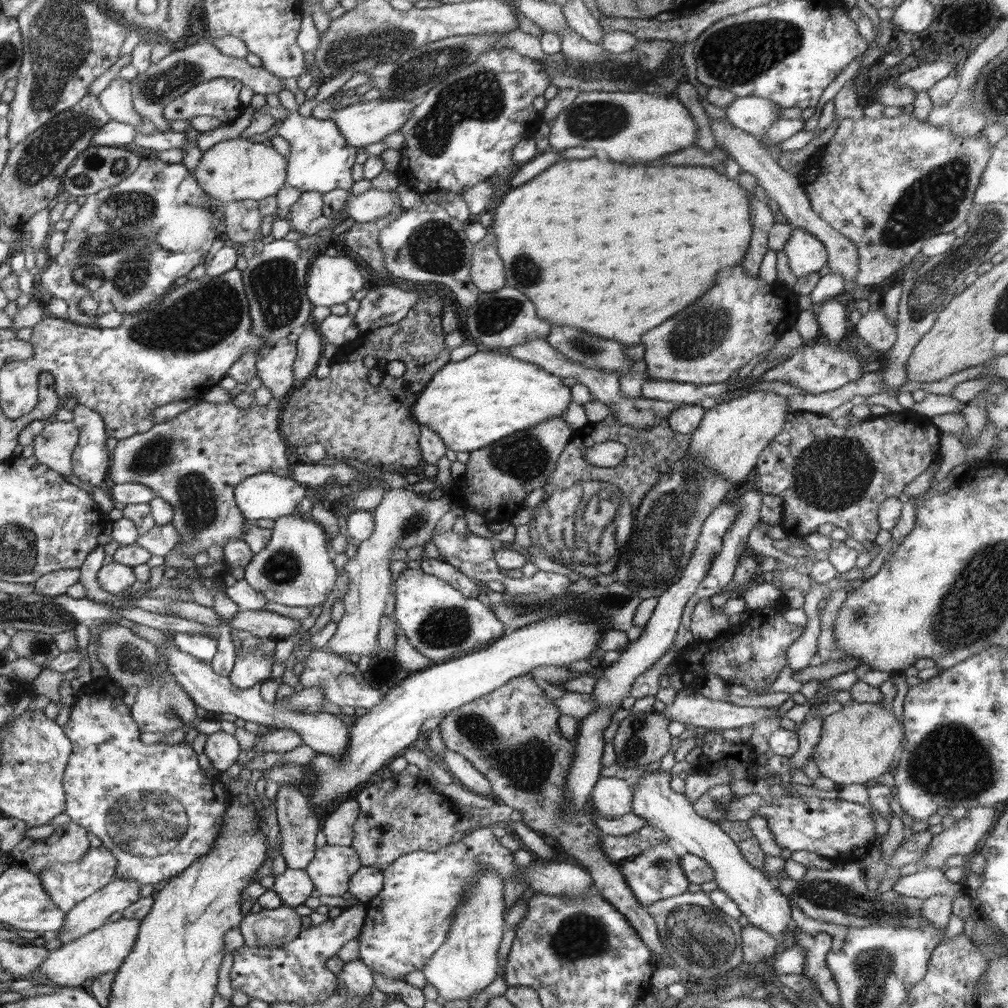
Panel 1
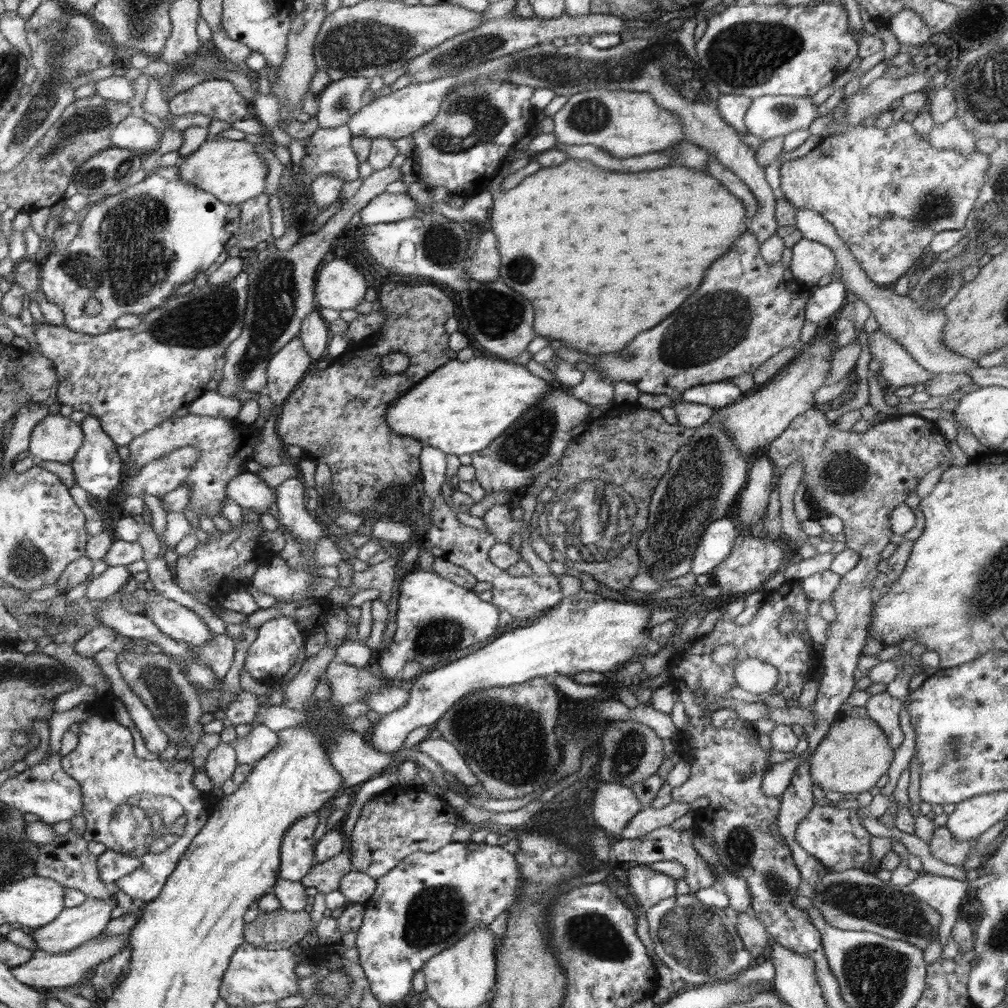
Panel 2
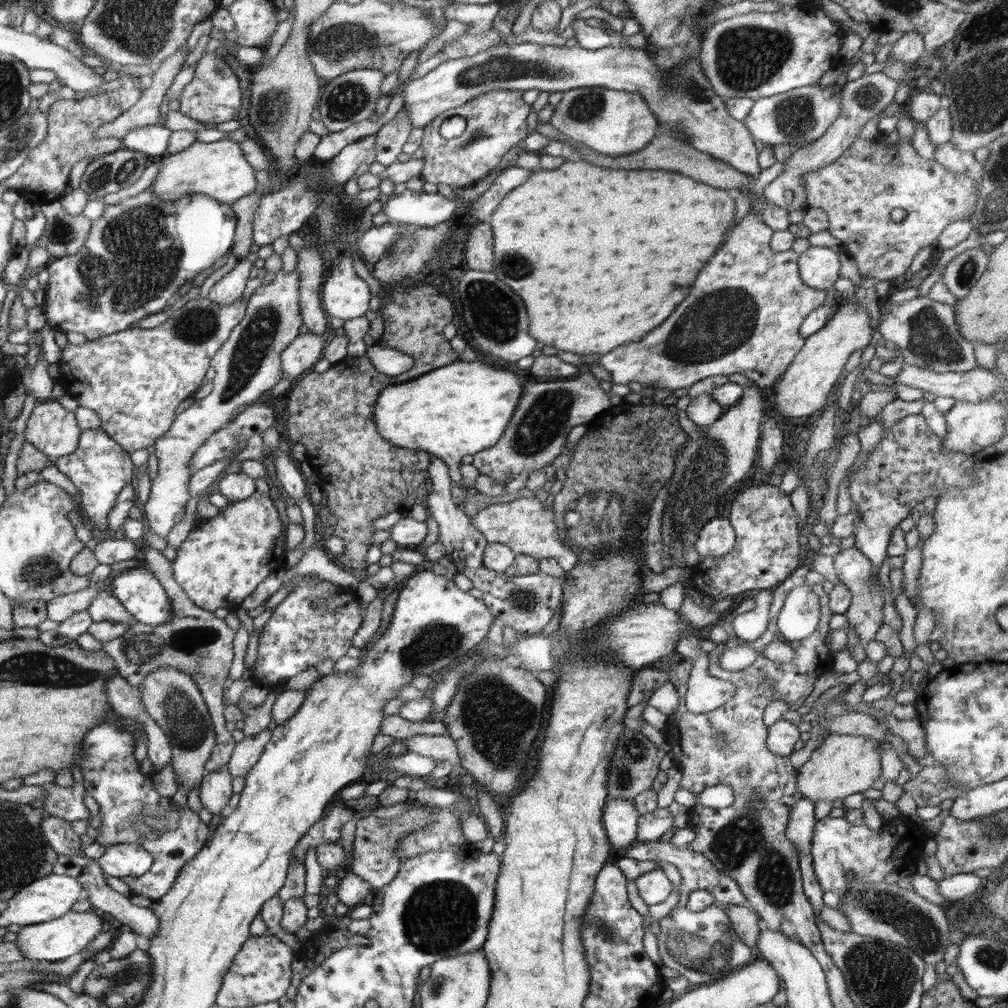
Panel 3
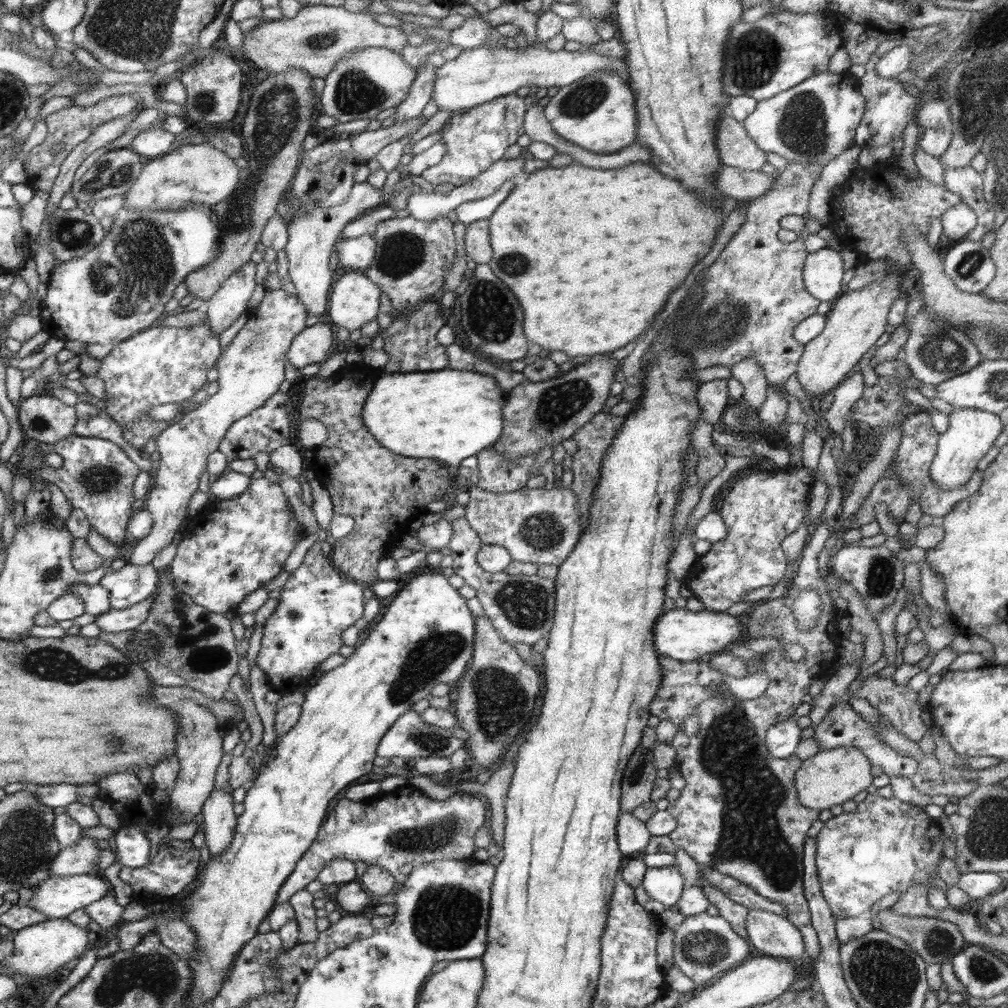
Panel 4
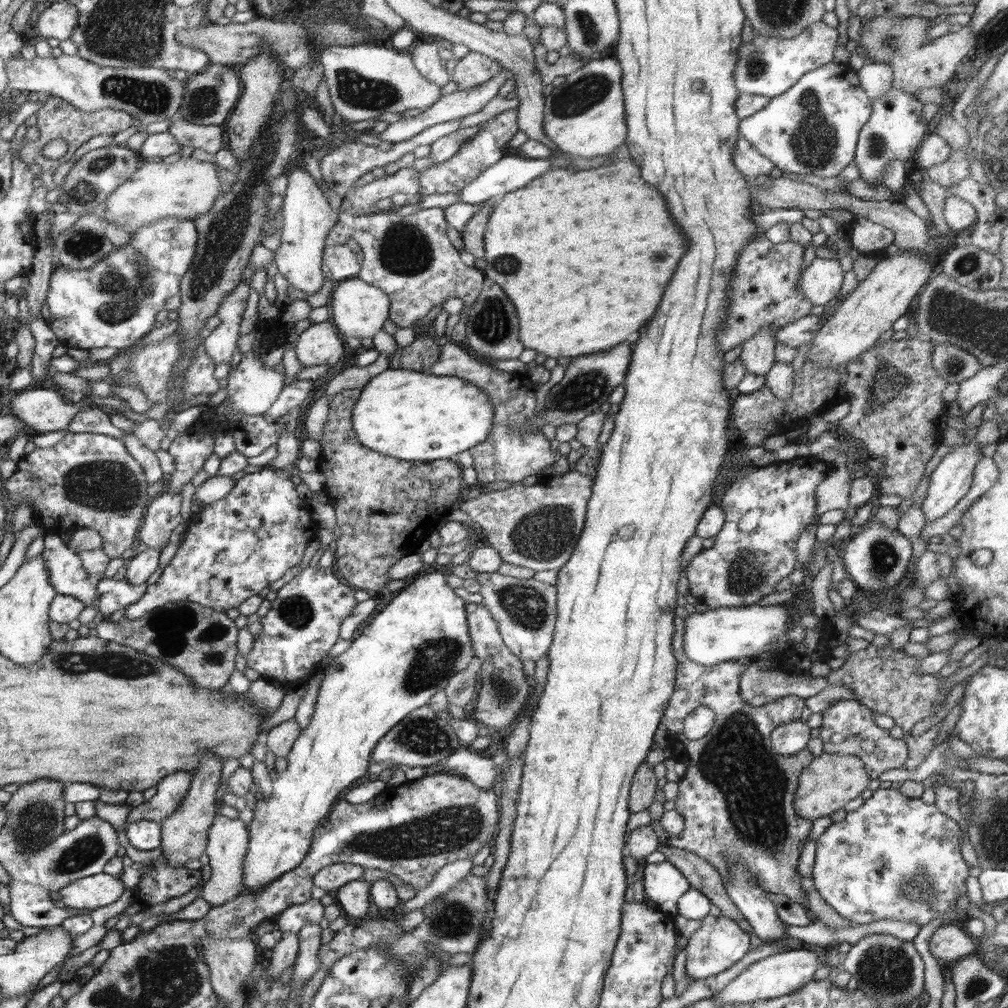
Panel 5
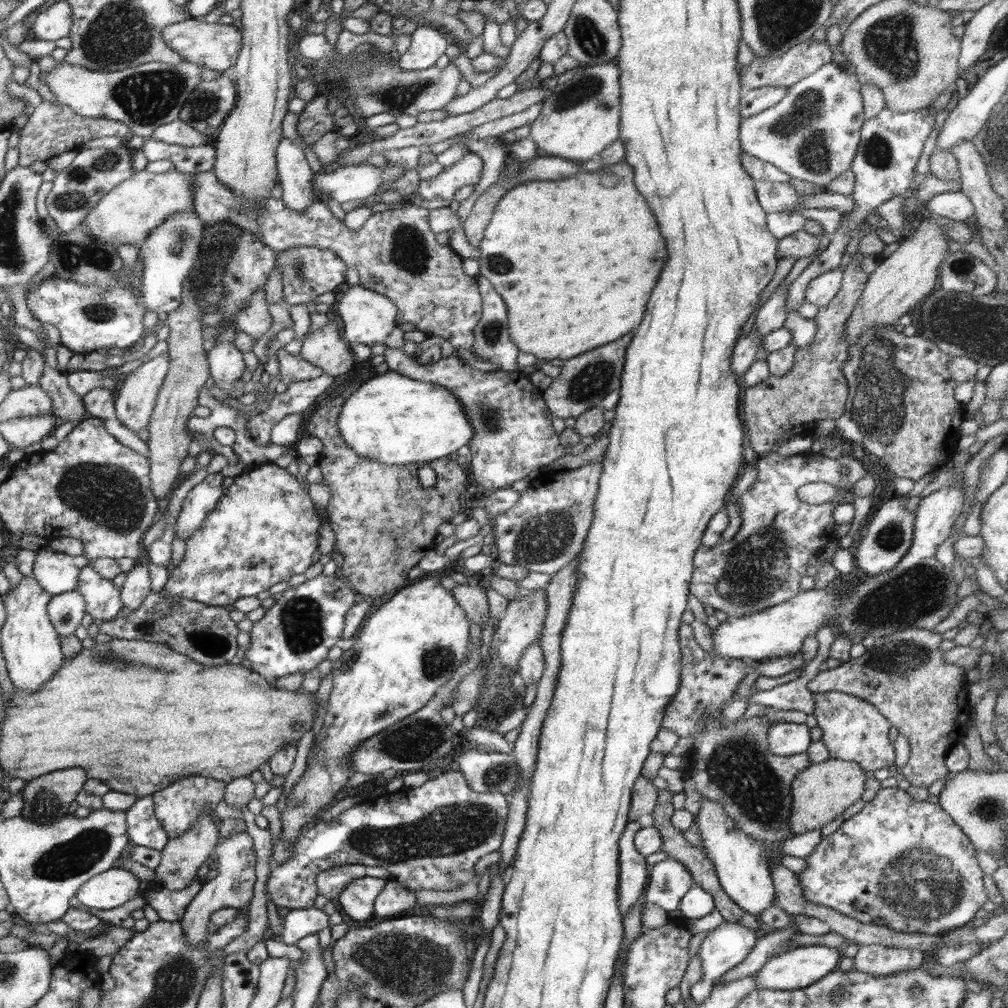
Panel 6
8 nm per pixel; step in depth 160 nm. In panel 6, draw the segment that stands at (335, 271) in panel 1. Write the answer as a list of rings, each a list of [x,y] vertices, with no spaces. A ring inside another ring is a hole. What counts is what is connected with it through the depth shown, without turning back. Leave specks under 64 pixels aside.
[[[360,285],[350,286],[342,296],[337,296],[333,306],[332,316],[339,322],[342,328],[341,336],[350,344],[360,342],[360,344],[385,344],[386,338],[398,325],[398,306],[394,301],[370,288]]]

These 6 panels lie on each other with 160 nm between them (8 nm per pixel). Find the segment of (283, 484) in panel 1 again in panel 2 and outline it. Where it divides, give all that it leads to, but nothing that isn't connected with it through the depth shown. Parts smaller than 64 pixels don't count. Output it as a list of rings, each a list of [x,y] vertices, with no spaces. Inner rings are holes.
[[[247,471],[227,484],[227,498],[243,509],[266,514],[276,500],[275,488],[270,488],[256,473]]]

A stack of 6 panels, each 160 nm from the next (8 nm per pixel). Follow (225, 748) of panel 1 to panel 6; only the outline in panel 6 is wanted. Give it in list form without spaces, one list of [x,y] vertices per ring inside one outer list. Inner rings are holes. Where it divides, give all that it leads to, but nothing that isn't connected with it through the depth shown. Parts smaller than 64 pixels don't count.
[[[238,832],[230,837],[221,838],[214,847],[218,862],[213,865],[218,869],[215,878],[203,882],[202,888],[188,904],[187,910],[180,919],[183,931],[187,935],[187,944],[191,948],[203,948],[209,939],[208,922],[213,912],[223,908],[244,908],[250,904],[253,897],[256,854],[254,853],[253,838],[246,832]]]

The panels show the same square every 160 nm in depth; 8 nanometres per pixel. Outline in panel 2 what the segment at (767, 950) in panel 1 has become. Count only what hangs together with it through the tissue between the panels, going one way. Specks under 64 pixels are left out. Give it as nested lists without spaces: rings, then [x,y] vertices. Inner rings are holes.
[[[740,911],[735,929],[738,931],[744,946],[752,953],[754,960],[771,944],[772,937],[764,925],[750,912]]]

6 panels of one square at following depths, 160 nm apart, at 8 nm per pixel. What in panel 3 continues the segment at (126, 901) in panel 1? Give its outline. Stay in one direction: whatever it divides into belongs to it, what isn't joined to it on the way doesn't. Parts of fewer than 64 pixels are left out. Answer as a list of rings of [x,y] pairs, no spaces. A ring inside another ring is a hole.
[[[89,909],[84,914],[74,914],[74,911],[70,911],[59,919],[47,923],[23,926],[17,932],[16,946],[22,952],[23,958],[28,958],[28,960],[58,962],[58,960],[66,960],[74,954],[80,954],[102,930],[102,918],[96,916],[94,911],[96,910]]]

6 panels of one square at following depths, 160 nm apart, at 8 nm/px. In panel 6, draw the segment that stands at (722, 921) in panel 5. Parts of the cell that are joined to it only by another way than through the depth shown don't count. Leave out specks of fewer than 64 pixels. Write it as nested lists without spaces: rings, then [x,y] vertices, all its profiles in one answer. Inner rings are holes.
[[[724,922],[707,933],[700,945],[699,952],[703,964],[703,977],[690,987],[689,994],[691,998],[700,1005],[710,997],[710,993],[714,988],[715,982],[722,978],[726,972],[738,966],[754,948],[757,937],[756,932],[746,928],[742,924],[734,922]]]

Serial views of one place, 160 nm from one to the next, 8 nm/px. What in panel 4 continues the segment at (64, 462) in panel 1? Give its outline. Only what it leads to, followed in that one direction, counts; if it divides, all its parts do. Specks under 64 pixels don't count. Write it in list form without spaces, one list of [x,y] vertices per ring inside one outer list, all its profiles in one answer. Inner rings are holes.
[[[50,392],[21,399],[16,406],[17,421],[26,439],[54,444],[75,434],[78,410],[56,399]]]

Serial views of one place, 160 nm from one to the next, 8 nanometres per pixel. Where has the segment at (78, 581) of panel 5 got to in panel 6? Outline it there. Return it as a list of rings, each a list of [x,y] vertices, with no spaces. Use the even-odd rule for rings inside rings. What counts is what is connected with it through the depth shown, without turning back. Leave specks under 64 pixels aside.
[[[45,547],[35,551],[33,573],[46,592],[59,595],[77,590],[77,576],[89,564],[86,555],[70,556]]]

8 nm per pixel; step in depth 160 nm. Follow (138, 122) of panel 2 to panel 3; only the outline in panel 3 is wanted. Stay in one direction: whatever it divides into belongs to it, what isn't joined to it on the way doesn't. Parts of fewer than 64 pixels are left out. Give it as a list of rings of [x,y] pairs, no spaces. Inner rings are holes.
[[[160,124],[135,128],[121,139],[121,147],[159,159],[168,148],[171,132],[167,126]]]

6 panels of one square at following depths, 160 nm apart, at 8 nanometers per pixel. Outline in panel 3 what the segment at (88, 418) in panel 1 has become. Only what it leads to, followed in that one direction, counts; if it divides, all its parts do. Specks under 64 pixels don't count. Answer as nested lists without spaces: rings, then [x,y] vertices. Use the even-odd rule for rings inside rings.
[[[102,428],[83,430],[79,436],[79,446],[71,455],[58,457],[53,460],[53,466],[63,472],[78,488],[80,509],[88,519],[90,528],[106,532],[111,524],[108,515],[115,508],[121,491],[134,478],[134,464],[128,456],[128,451],[119,441],[112,440]]]

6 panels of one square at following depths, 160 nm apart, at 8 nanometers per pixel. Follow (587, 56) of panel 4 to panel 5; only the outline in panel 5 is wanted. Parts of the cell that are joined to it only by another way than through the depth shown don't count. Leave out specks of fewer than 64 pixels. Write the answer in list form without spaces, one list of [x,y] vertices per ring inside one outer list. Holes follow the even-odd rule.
[[[469,51],[458,60],[454,72],[450,74],[451,80],[458,83],[458,90],[466,90],[477,87],[479,84],[490,80],[495,71],[501,67],[492,62],[485,54]]]

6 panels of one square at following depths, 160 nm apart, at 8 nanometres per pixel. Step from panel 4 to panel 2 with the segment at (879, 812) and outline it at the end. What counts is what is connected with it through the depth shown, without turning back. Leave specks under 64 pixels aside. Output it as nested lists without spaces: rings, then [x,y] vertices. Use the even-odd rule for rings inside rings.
[[[818,805],[802,819],[796,827],[798,844],[824,865],[827,874],[844,872],[849,869],[875,872],[870,867],[872,852],[870,833],[860,824],[861,816],[854,809],[839,809],[838,806]]]

